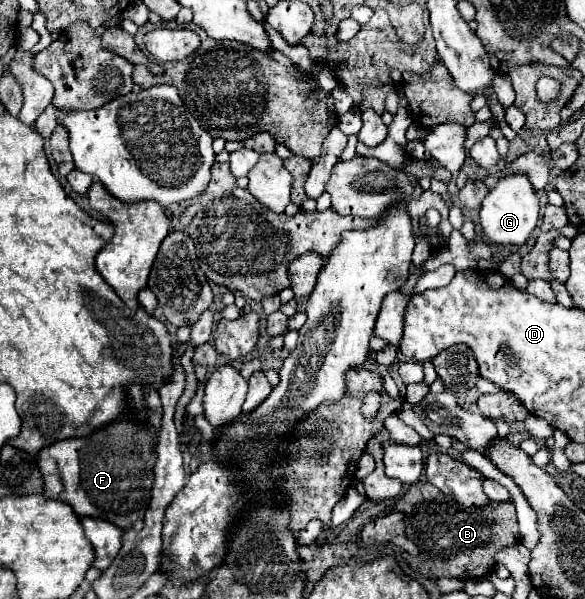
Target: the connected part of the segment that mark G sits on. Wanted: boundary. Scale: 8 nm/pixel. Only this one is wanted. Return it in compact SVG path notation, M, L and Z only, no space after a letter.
M511 173L497 181L493 189L489 189L485 203L481 205L481 227L483 235L497 245L523 245L531 231L537 225L539 215L539 197L525 173Z

